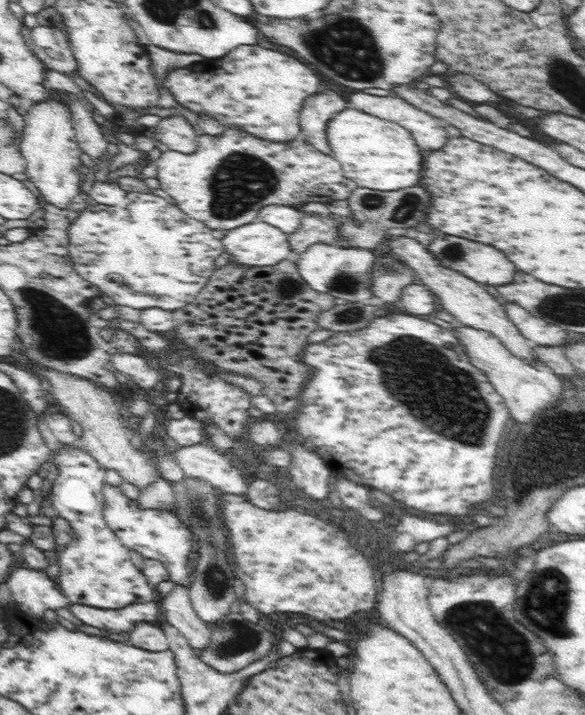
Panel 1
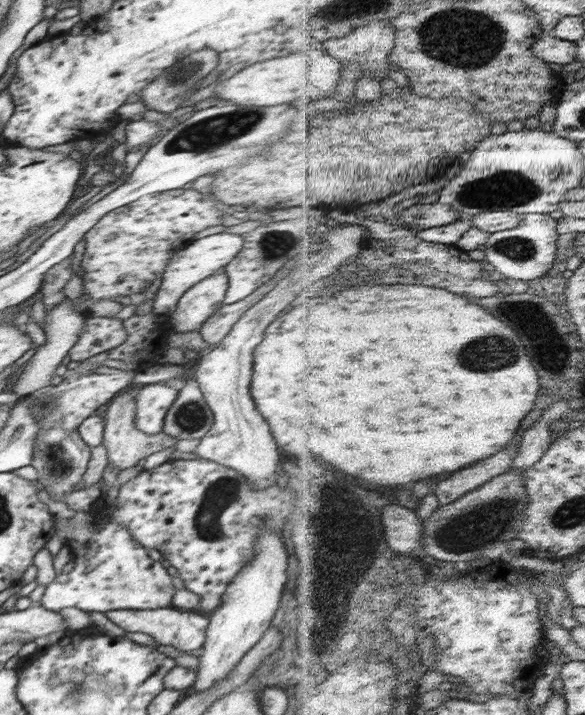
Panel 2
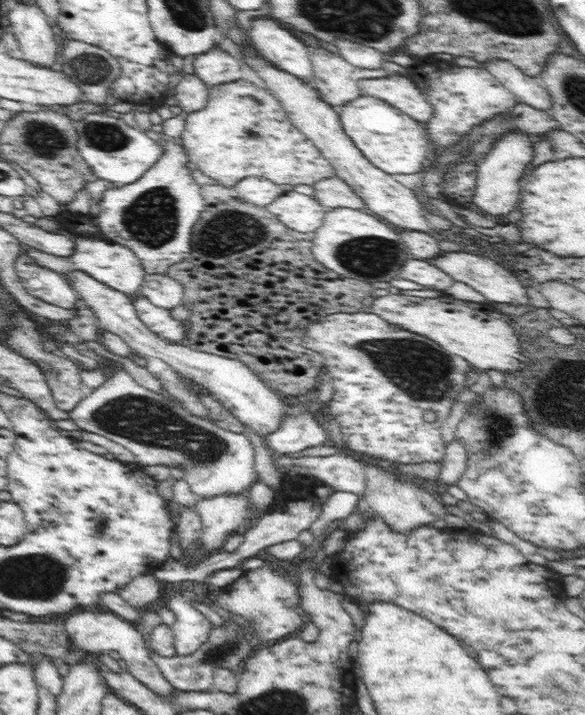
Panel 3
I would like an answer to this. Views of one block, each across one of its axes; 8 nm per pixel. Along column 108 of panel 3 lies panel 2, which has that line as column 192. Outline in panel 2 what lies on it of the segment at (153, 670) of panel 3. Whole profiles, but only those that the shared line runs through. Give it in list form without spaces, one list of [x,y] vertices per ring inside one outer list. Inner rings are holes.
[[[176,607],[156,608],[156,610],[109,610],[106,616],[125,632],[142,632],[154,638],[157,646],[172,646],[182,653],[200,649],[206,643],[209,617],[200,611],[189,612]]]

